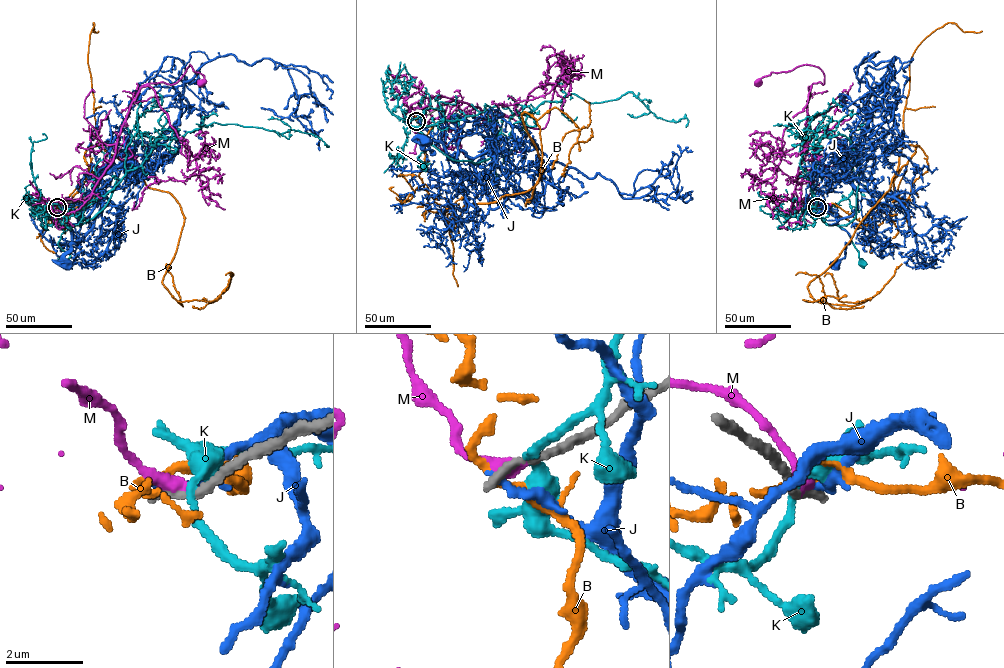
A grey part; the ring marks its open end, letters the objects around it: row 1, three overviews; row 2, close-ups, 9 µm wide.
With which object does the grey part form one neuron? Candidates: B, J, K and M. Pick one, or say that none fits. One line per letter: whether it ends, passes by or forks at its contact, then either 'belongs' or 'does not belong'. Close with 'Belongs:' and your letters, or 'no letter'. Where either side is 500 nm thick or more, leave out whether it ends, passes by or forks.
B: it passes by; does not belong
J: it ends; does not belong
K: it passes by; does not belong
M: it ends; does not belong
Belongs: no letter

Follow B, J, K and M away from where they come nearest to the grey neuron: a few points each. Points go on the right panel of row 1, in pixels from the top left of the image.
B: (816, 207), (869, 223), (918, 145), (901, 149), (890, 188), (810, 282), (815, 301), (803, 299), (864, 306)
J: (816, 207), (828, 207), (835, 213), (836, 224), (850, 238), (845, 244), (844, 256), (837, 264)
K: (816, 207), (807, 212), (814, 219), (820, 216), (827, 224), (845, 230), (861, 262)
M: (816, 207), (802, 214), (795, 185), (809, 87), (823, 84), (824, 73), (803, 64), (757, 83)

